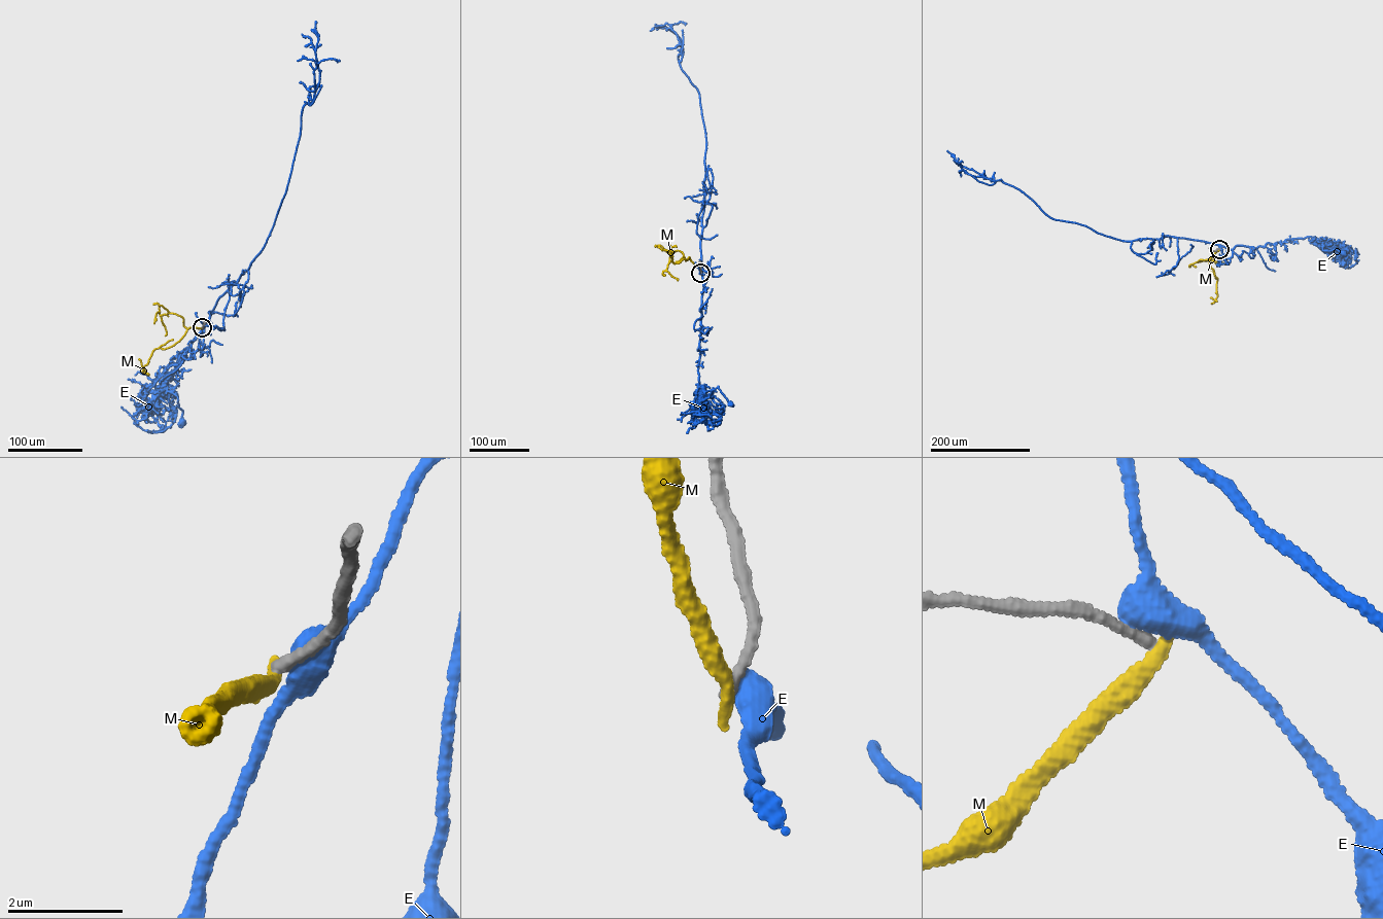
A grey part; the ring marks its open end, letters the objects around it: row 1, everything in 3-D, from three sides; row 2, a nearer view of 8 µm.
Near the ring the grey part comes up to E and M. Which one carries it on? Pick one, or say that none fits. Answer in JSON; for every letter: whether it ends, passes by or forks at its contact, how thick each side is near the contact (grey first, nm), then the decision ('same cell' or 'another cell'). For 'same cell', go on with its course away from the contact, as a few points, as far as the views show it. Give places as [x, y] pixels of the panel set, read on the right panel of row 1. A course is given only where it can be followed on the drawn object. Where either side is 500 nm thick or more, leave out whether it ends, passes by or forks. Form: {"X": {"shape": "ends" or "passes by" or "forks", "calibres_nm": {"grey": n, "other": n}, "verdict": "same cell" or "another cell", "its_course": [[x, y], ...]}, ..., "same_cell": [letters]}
{"E": {"shape": "passes by", "calibres_nm": {"grey": 220, "other": 400}, "verdict": "another cell"}, "M": {"shape": "ends", "calibres_nm": {"grey": 180, "other": 320}, "verdict": "another cell"}, "same_cell": []}

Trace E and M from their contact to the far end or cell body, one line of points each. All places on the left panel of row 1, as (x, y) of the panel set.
E: (202, 327), (206, 322), (200, 337), (172, 358), (164, 370), (165, 388), (177, 396), (181, 423)
M: (202, 327), (191, 327), (173, 346), (153, 350), (142, 372), (148, 375)

